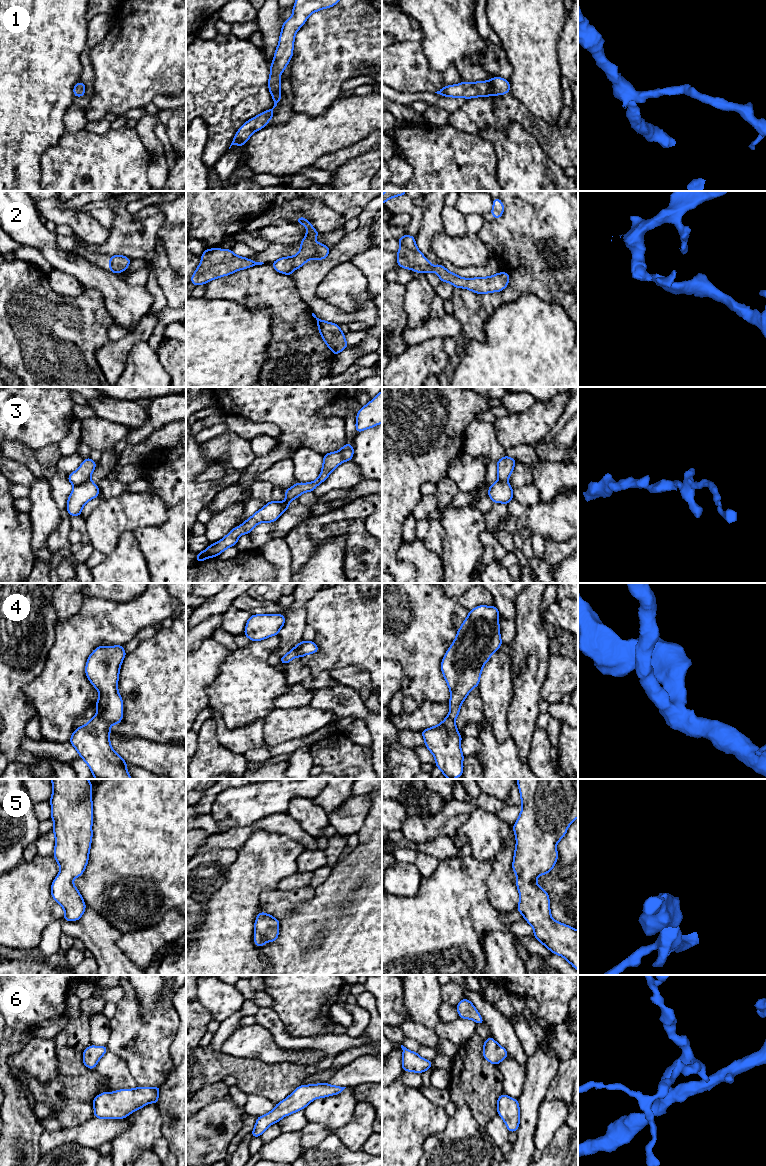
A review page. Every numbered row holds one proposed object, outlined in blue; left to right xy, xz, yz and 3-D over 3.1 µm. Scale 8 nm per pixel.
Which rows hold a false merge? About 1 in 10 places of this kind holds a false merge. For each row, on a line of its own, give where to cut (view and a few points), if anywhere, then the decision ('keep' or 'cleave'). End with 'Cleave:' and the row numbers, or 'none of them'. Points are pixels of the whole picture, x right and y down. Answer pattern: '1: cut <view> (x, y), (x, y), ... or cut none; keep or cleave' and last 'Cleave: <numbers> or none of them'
1: cut none; keep
2: cut none; keep
3: cut xy (89, 479), (74, 486); cleave
4: cut none; keep
5: cut none; keep
6: cut none; keep
Cleave: 3

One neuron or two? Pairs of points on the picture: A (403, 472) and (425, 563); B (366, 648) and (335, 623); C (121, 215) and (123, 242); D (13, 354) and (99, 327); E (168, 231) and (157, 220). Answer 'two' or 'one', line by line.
A: two
B: one
C: one
D: one
E: two

